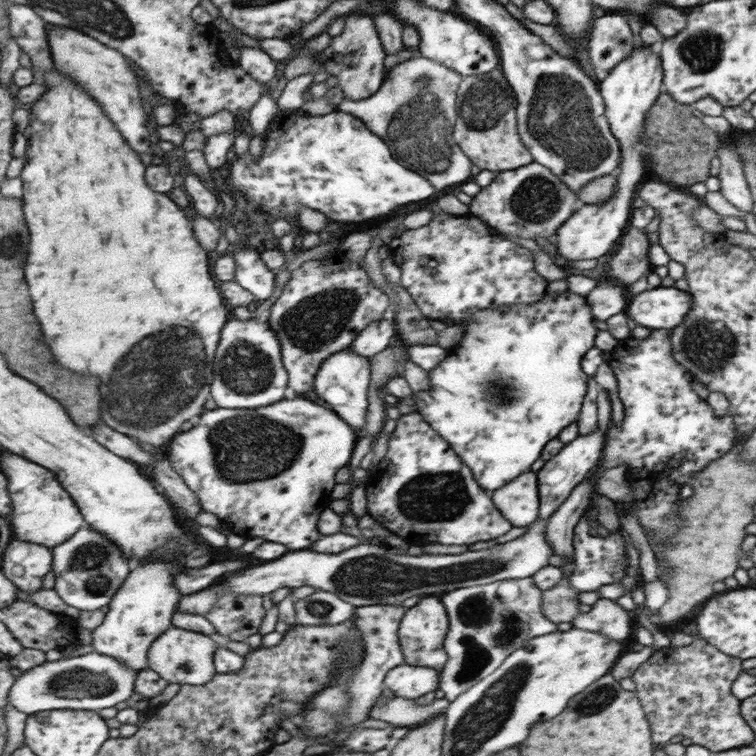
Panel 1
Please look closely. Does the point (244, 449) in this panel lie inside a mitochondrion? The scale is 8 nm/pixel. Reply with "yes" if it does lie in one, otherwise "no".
yes

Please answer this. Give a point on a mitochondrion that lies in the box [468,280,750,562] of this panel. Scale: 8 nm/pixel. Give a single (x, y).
(710, 345)

